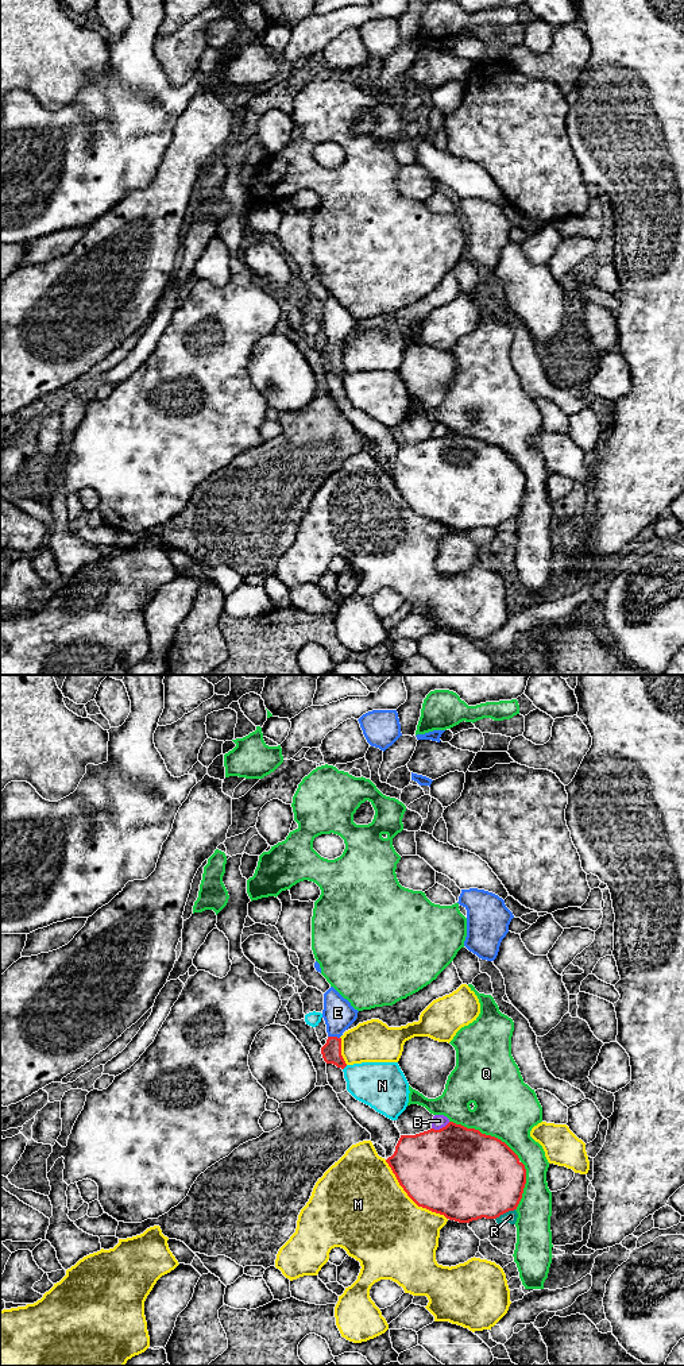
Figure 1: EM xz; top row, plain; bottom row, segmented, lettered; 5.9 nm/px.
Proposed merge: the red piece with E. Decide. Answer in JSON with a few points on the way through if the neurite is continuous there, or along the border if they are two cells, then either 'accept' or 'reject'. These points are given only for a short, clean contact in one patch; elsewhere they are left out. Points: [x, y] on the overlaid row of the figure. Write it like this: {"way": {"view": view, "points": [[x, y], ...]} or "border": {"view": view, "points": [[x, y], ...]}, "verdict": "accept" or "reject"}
{"way": {"view": "xz", "points": [[331, 1052], [333, 1037], [337, 1013]]}, "verdict": "accept"}

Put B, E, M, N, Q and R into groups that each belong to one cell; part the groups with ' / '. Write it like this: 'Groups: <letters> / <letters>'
Groups: B / E / M / N / Q / R

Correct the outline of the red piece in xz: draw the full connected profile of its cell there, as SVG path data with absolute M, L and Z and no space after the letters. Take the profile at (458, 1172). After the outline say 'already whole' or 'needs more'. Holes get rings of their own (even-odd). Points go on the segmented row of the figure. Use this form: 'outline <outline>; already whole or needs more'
outline M453 1122L440 1130L401 1135L386 1162L418 1207L459 1223L496 1219L517 1209L526 1184L525 1165L505 1142Z; already whole

